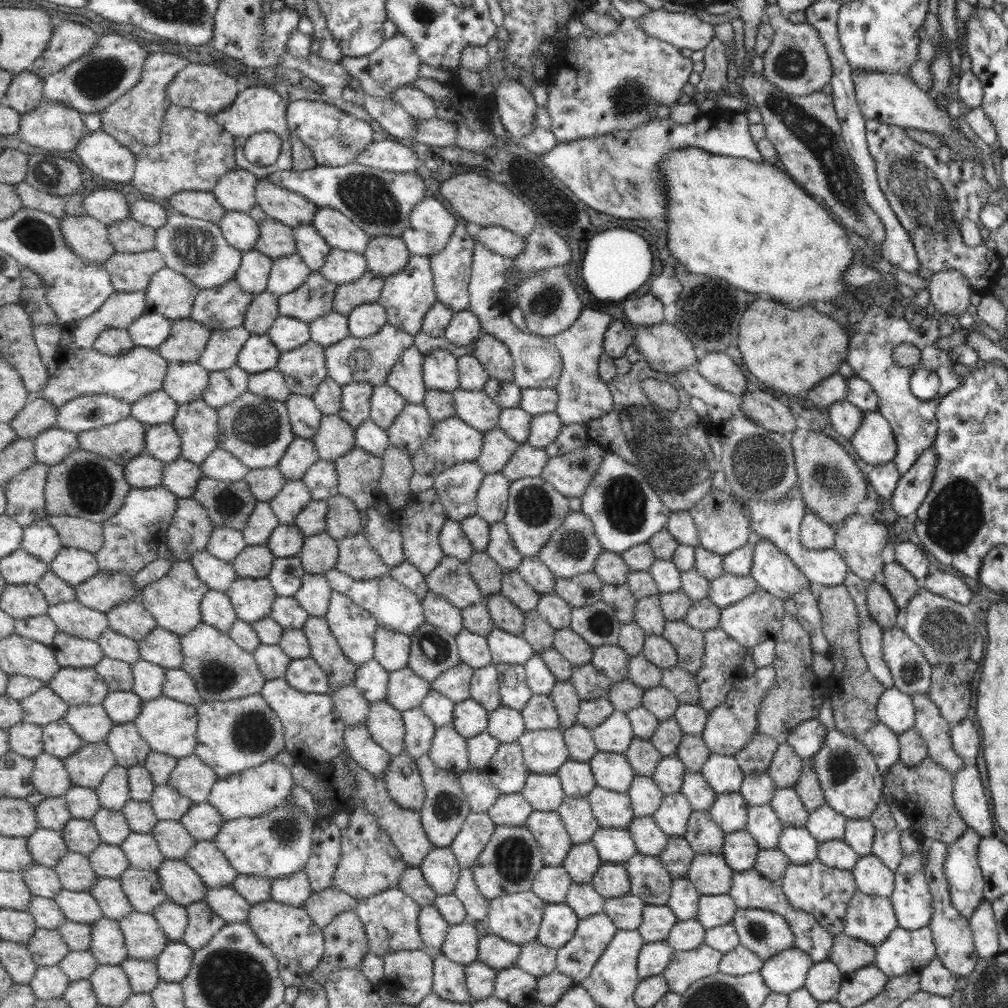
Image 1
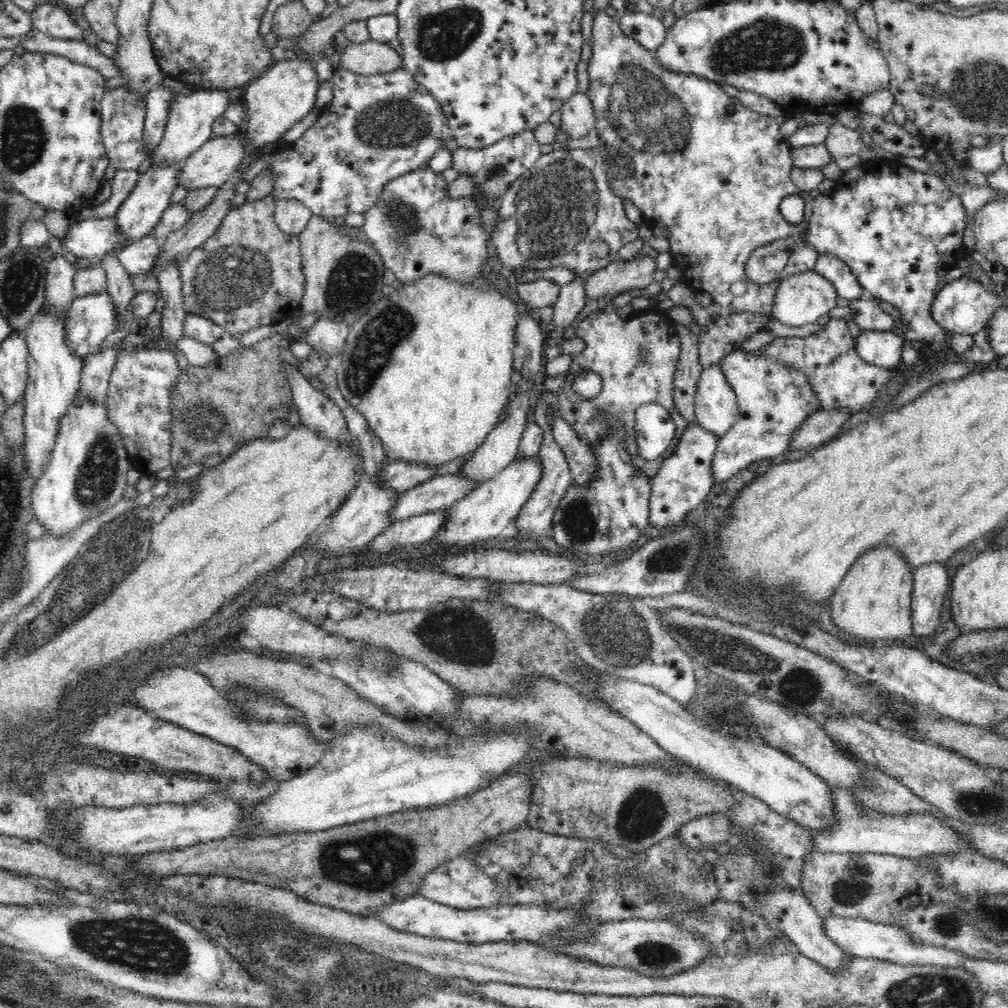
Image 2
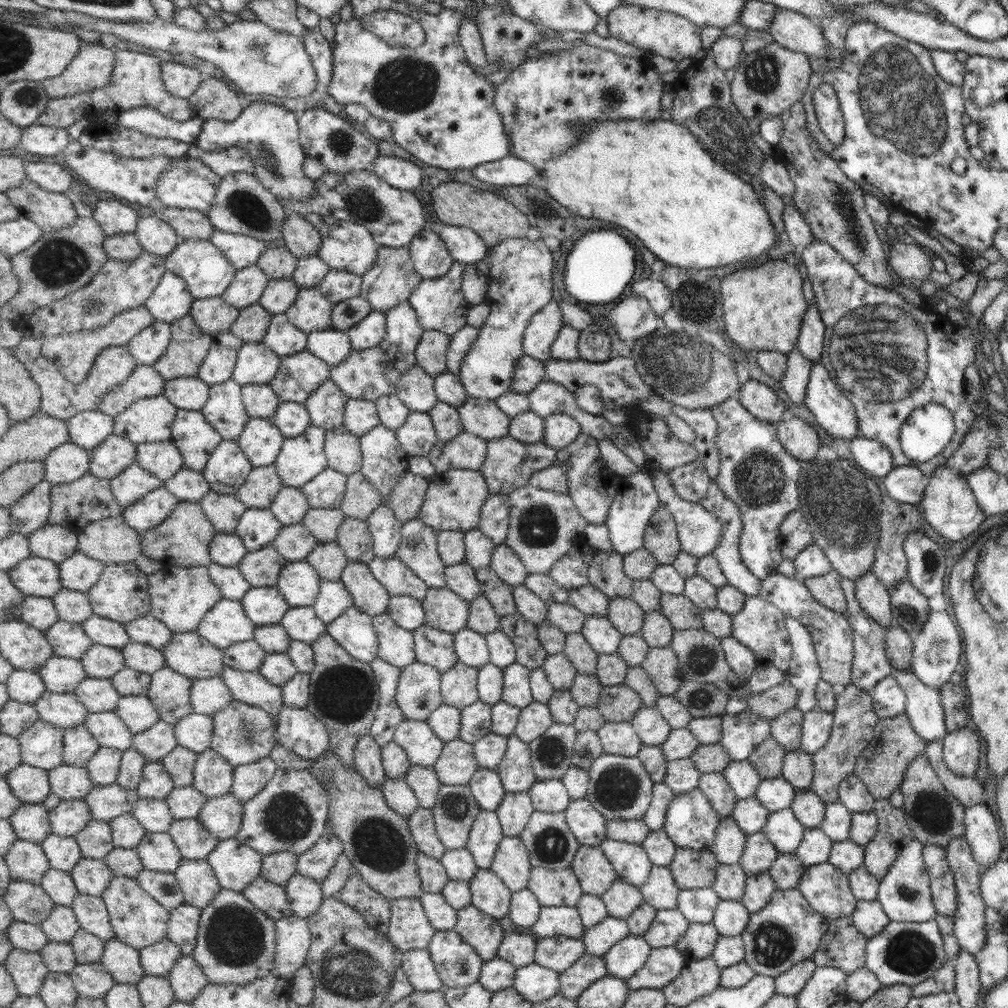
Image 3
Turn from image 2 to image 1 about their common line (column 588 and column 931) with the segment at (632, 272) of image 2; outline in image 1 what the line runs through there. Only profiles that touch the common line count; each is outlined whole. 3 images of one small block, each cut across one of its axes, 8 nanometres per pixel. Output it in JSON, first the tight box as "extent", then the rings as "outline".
{"extent":[927,270,970,316],"outline":[[[958,270],[939,271],[927,280],[931,304],[941,314],[959,316],[969,306],[970,284]]]}

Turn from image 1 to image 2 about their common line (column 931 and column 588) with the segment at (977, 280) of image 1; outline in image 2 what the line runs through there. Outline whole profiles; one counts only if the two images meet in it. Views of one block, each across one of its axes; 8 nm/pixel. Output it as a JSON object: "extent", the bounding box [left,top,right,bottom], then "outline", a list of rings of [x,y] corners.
{"extent":[489,143,638,273],"outline":[[[601,143],[592,149],[561,149],[541,154],[534,166],[515,178],[500,196],[494,230],[489,235],[501,262],[500,267],[514,271],[568,268],[576,273],[604,268],[620,254],[620,248],[638,239],[638,226],[624,214],[621,198],[614,193],[610,178],[630,178],[632,157],[626,153],[614,155],[608,145]]]}

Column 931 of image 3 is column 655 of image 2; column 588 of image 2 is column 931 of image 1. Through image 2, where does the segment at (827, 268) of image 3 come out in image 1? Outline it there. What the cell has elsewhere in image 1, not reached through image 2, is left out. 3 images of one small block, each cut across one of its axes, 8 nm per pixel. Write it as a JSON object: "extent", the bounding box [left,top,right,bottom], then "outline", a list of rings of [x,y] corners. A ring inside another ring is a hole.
{"extent":[843,300,962,474],"outline":[[[897,300],[891,302],[892,314],[888,315],[885,305],[876,306],[874,311],[864,312],[859,322],[848,325],[843,329],[847,335],[845,362],[854,372],[855,377],[861,378],[877,395],[877,411],[889,424],[889,429],[895,440],[895,458],[892,462],[899,474],[907,472],[913,462],[935,440],[937,421],[934,418],[935,407],[942,396],[955,390],[961,383],[962,377],[952,371],[952,362],[947,351],[937,348],[935,340],[939,336],[938,320],[932,316],[921,315],[914,319],[908,314],[908,307],[899,306]],[[901,343],[909,343],[919,349],[917,364],[903,368],[892,361],[892,350]],[[915,369],[927,369],[938,376],[938,391],[929,400],[917,398],[909,390],[909,377]]]}

